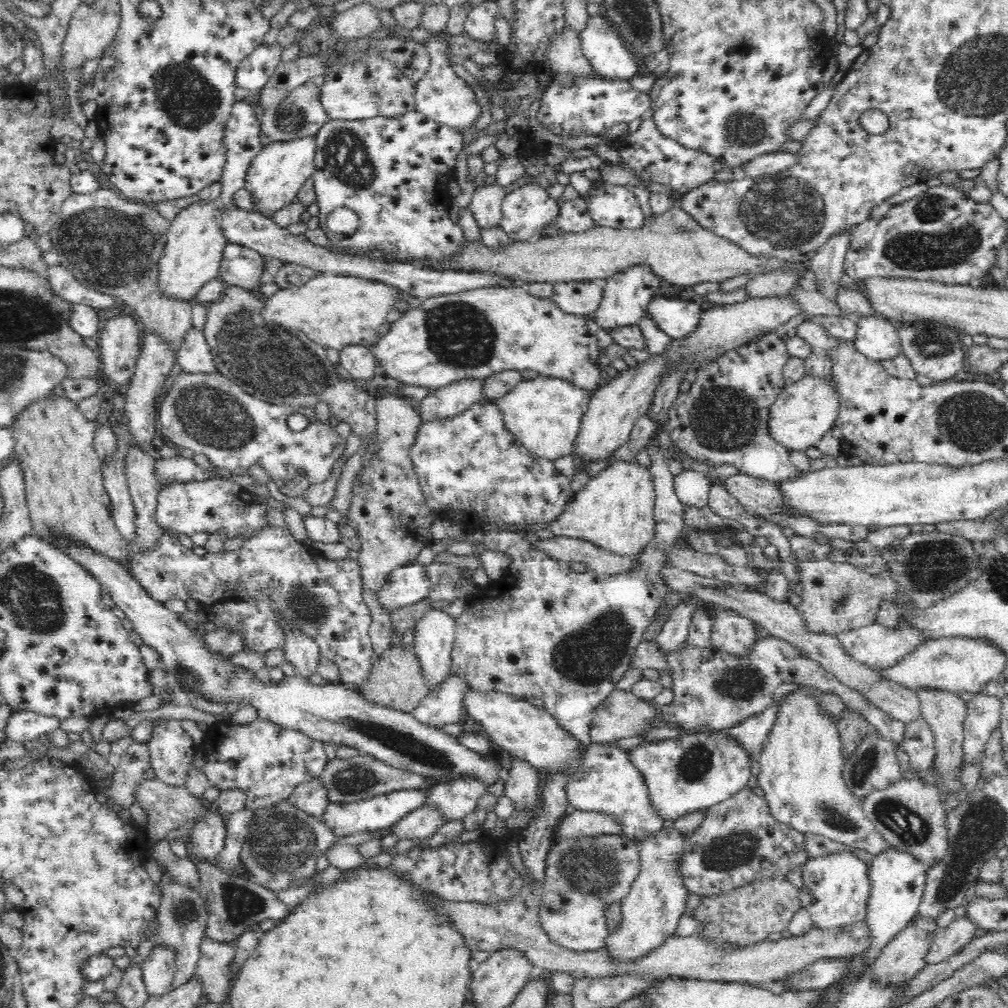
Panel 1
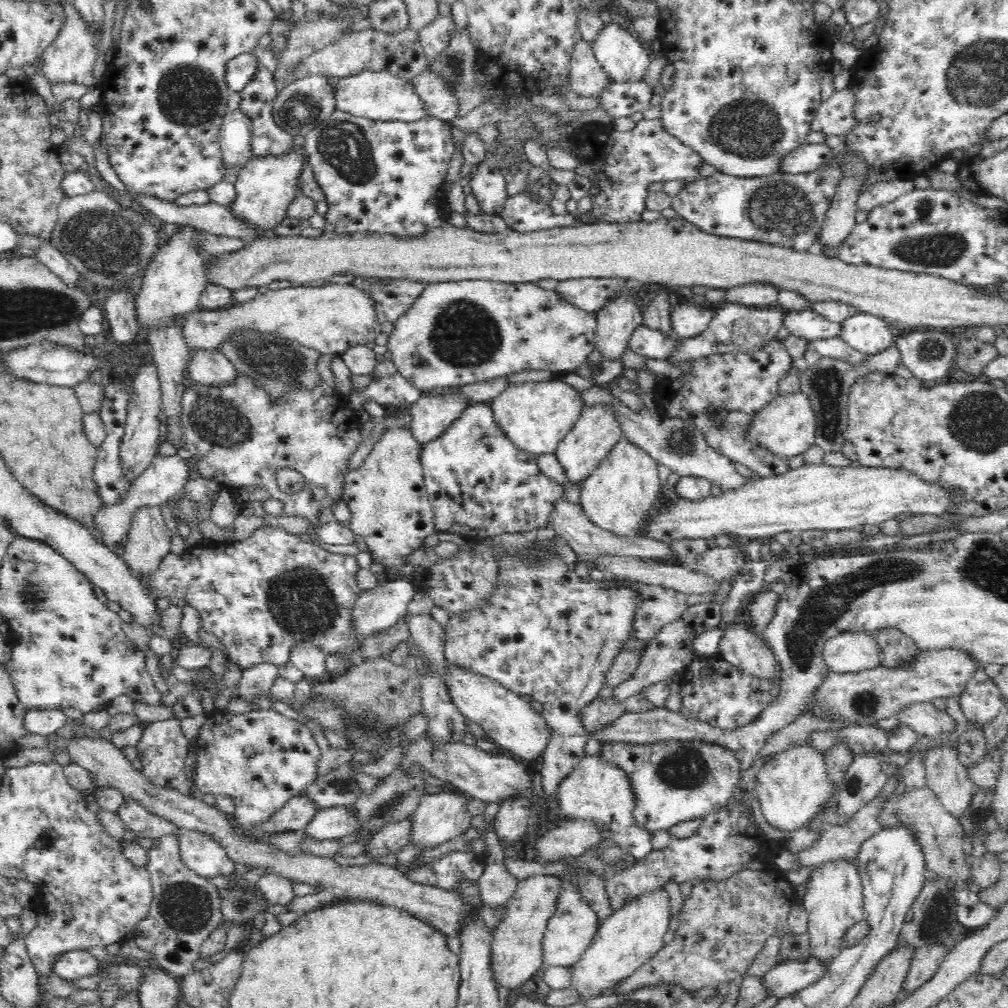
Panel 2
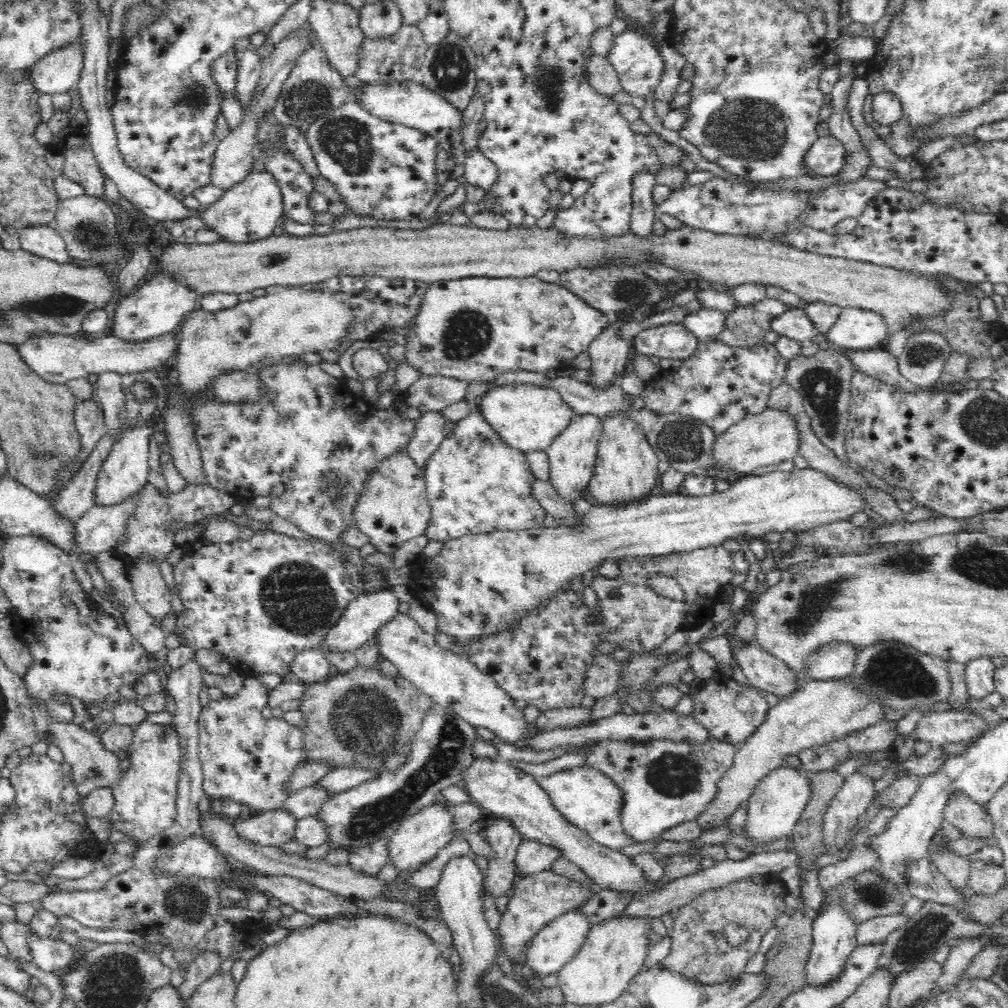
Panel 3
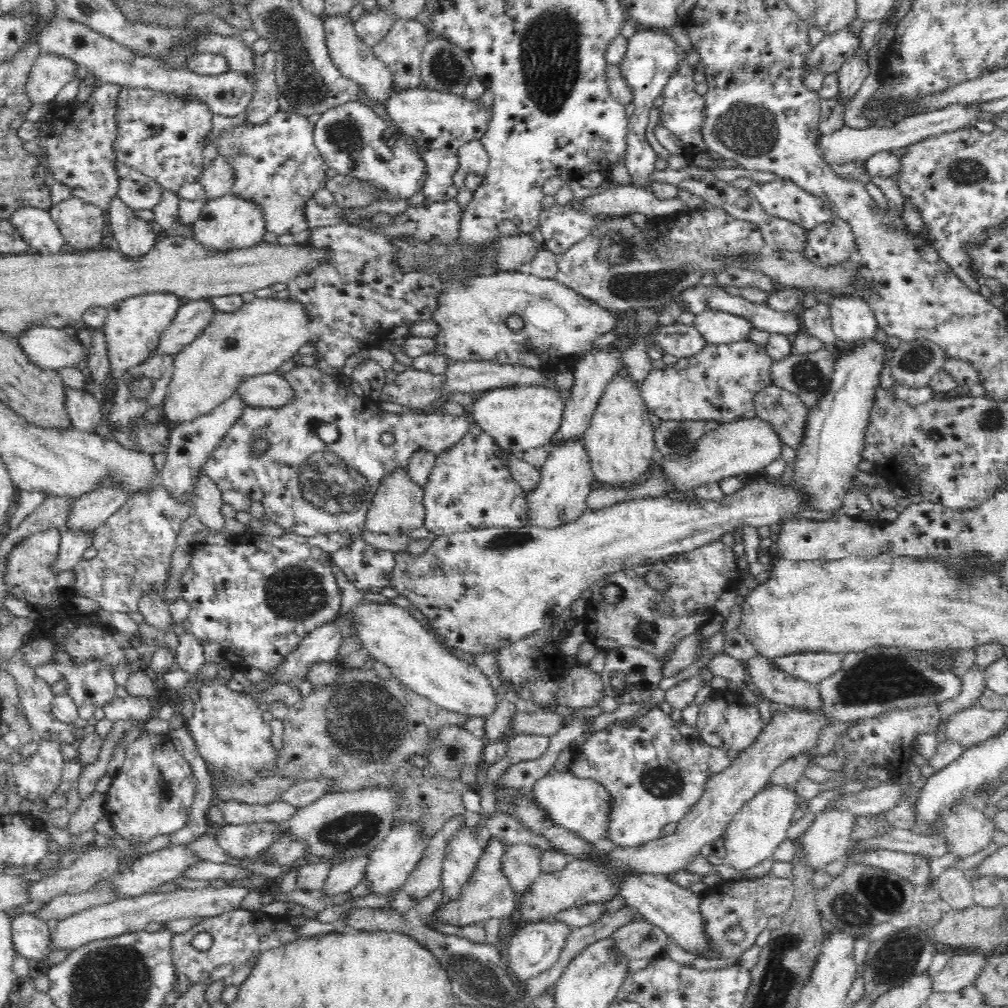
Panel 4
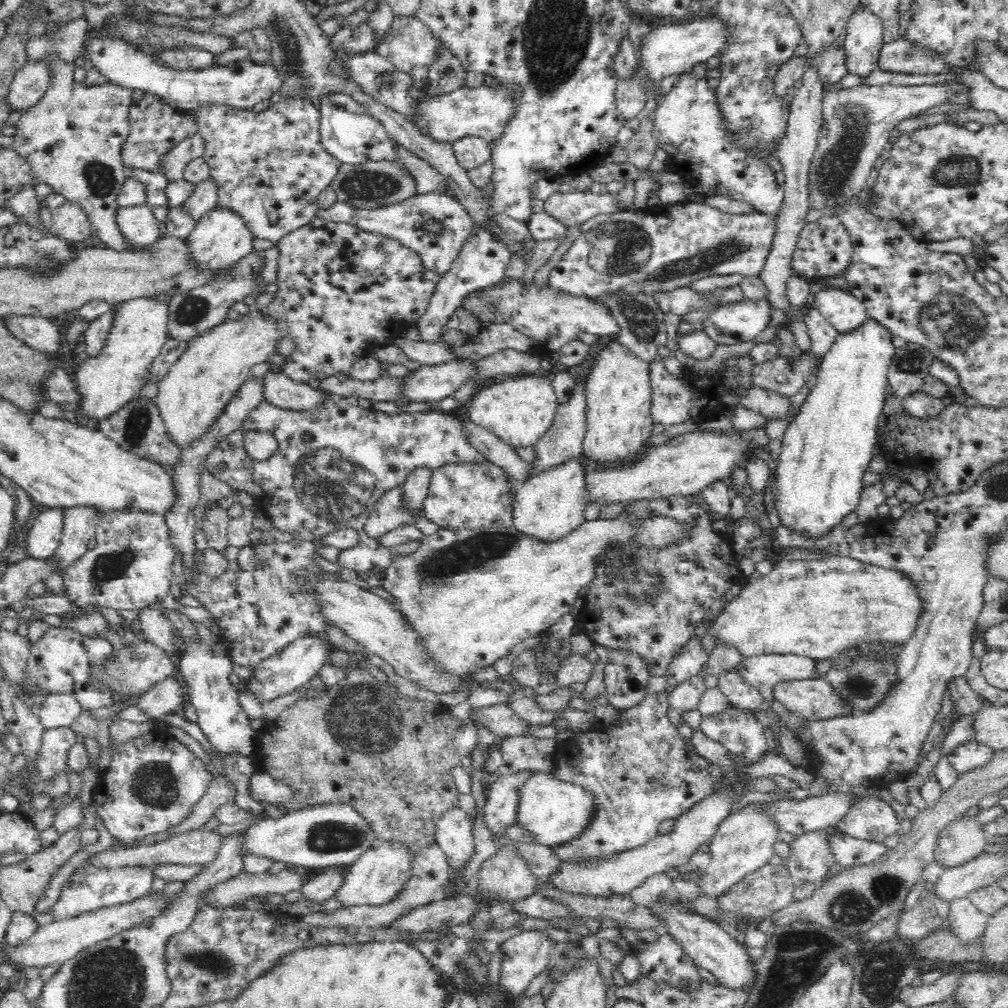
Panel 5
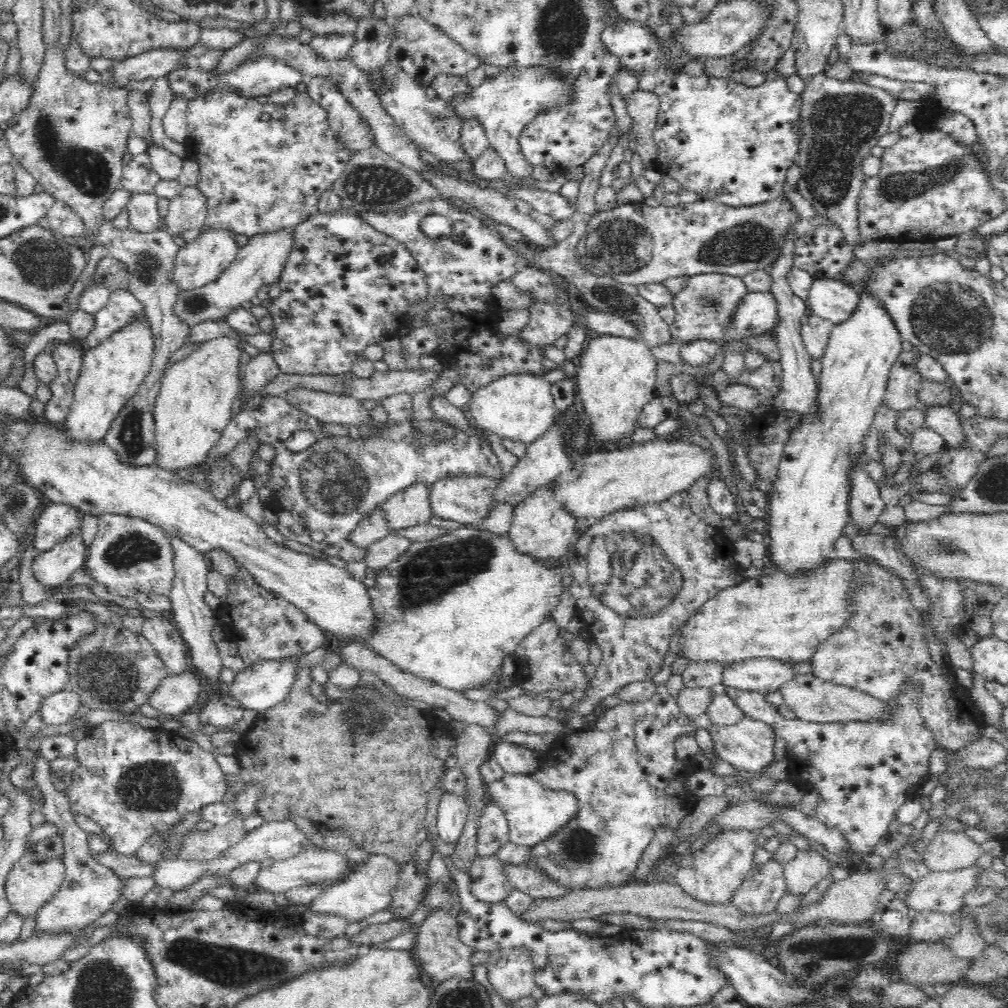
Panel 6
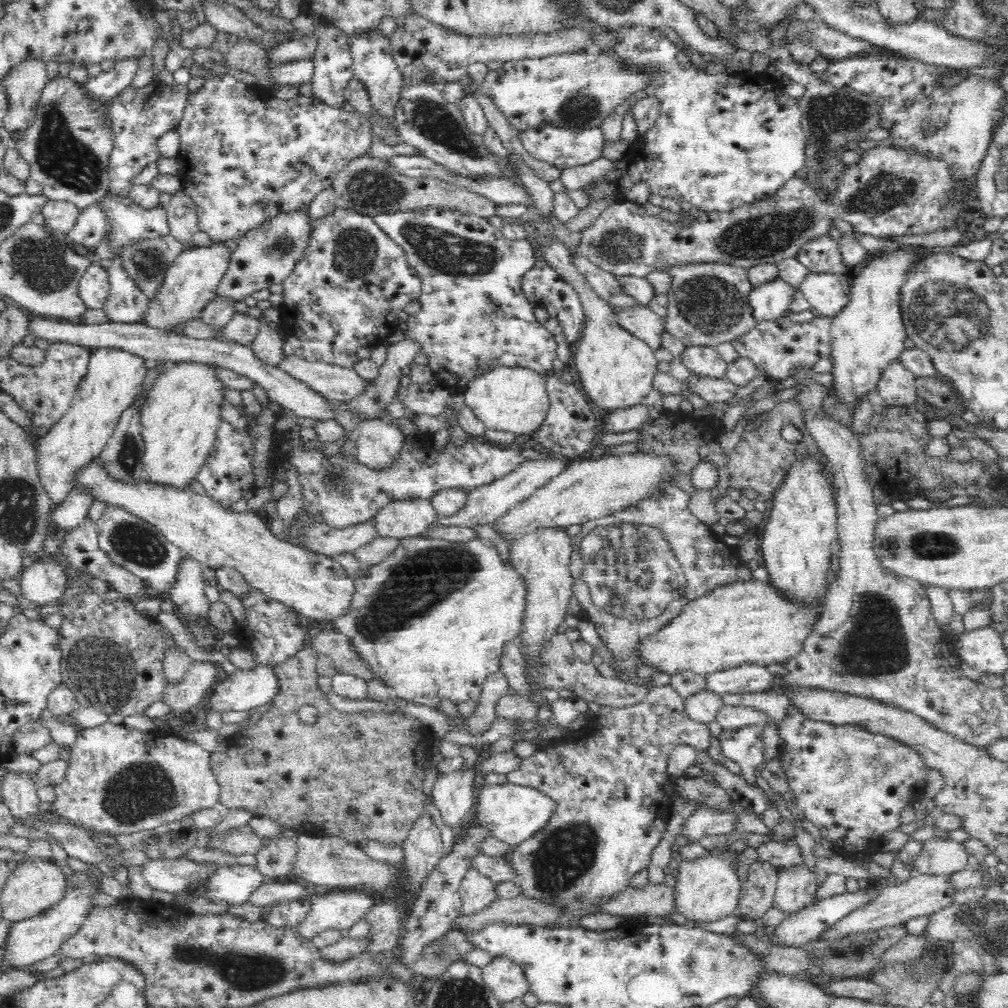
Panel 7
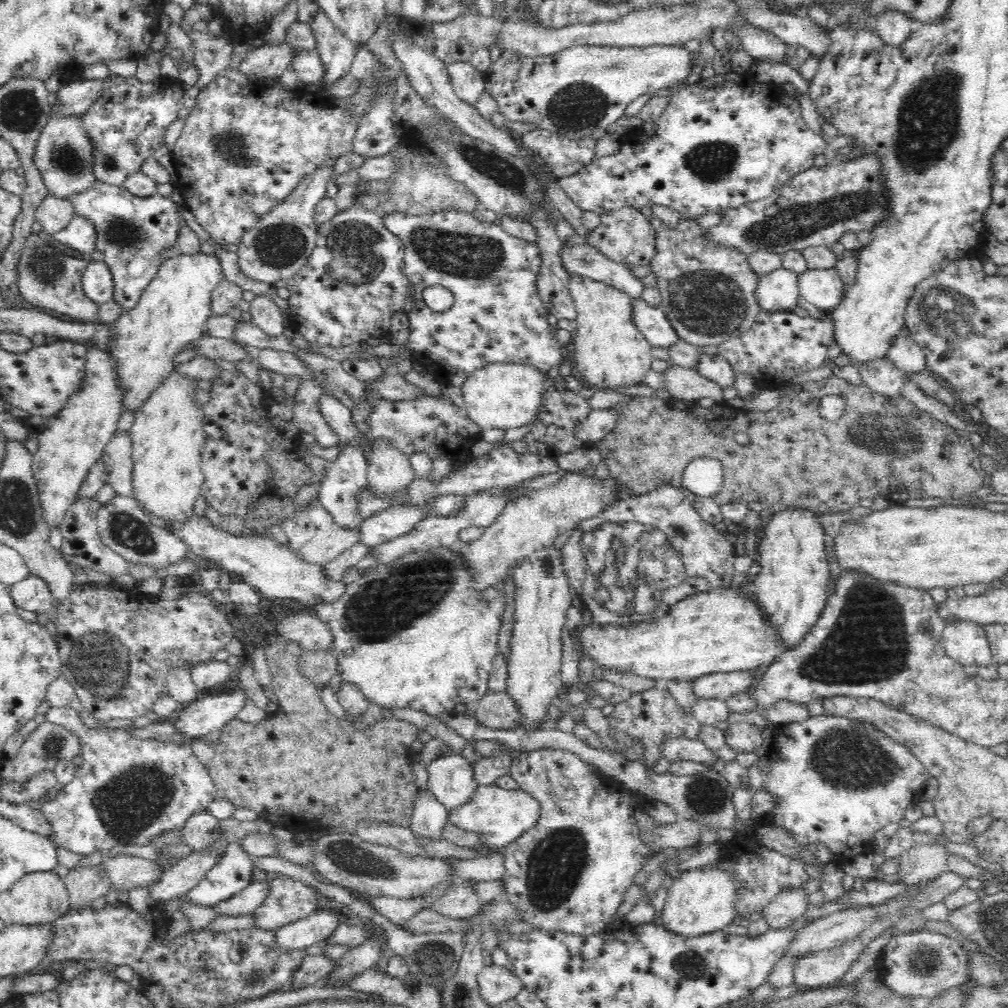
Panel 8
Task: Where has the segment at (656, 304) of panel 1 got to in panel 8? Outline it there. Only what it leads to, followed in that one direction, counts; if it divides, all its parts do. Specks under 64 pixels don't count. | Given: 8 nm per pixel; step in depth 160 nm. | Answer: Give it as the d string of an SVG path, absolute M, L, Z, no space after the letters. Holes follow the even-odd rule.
M782 266L759 276L757 285L758 301L762 309L786 311L797 306L799 296L799 274L794 269Z

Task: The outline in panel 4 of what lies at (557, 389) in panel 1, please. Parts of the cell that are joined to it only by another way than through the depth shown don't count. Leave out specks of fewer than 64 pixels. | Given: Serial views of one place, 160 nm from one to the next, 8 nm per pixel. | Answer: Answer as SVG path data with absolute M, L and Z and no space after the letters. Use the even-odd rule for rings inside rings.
M539 384L514 385L490 389L476 396L470 418L478 428L491 436L500 448L520 454L531 448L547 447L561 423L564 396L554 388Z

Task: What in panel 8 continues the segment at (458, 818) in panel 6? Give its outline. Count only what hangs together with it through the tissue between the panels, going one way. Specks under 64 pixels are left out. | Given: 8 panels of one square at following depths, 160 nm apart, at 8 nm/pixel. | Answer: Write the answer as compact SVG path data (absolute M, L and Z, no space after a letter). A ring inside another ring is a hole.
M462 753L438 754L427 767L429 774L427 788L446 805L448 812L464 804L476 792L477 786L474 762L464 758Z

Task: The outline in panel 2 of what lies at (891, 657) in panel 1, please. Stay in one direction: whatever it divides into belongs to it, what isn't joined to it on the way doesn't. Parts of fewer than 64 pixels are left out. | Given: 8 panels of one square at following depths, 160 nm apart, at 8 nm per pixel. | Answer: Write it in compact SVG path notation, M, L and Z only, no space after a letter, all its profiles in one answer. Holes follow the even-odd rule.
M846 632L824 643L822 667L838 674L865 671L879 665L880 655L874 635Z

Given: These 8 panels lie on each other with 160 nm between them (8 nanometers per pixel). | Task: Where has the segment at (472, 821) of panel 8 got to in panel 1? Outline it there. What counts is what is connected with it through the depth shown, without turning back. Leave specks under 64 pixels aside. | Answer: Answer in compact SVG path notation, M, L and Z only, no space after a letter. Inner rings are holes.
M613 743L590 744L582 762L566 785L566 792L575 810L613 816L621 828L621 835L634 841L639 847L644 840L663 829L664 820L656 816L651 807L642 775L630 763L627 751Z

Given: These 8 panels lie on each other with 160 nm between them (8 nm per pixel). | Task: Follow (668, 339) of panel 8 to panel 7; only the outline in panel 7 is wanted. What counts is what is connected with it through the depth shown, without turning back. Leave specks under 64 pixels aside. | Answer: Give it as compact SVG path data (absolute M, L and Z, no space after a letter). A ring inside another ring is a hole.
M638 303L621 308L617 311L617 321L630 333L650 345L656 350L662 347L662 334L665 329L665 319L652 312L648 305Z

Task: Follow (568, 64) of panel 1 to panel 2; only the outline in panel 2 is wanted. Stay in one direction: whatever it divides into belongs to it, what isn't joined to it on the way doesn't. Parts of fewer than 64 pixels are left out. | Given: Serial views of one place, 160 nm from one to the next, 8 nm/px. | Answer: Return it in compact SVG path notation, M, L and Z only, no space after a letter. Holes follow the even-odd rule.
M584 40L575 45L569 78L572 92L596 98L614 82L596 59L592 45Z

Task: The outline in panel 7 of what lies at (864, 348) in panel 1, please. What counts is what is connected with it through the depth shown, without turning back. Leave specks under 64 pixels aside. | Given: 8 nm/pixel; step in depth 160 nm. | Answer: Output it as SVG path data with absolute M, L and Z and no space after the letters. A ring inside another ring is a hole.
M809 273L798 290L811 304L811 310L816 315L836 316L850 300L851 274Z

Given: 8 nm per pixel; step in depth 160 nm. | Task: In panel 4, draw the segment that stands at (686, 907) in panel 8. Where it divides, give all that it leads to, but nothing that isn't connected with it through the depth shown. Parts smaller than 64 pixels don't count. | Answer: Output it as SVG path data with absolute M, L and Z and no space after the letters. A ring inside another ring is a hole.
M765 786L752 800L734 815L723 834L726 858L724 863L738 872L758 866L762 860L772 857L782 840L786 840L786 830L791 824L792 816L798 808L796 791L779 786Z

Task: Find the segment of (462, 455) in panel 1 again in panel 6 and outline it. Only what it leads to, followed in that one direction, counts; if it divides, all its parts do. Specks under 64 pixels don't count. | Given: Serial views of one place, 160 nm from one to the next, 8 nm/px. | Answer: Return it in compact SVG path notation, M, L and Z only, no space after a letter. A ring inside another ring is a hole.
M447 477L430 487L430 503L433 516L456 523L480 524L496 507L494 503L494 490L498 481L495 479L482 479L482 477Z

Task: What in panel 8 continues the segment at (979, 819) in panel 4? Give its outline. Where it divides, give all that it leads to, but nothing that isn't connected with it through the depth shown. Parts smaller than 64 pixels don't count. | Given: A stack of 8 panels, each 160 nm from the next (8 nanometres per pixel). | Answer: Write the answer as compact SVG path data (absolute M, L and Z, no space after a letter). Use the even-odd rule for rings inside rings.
M916 844L897 856L898 880L907 885L918 885L922 881L933 880L948 870L947 858L947 850L940 844Z

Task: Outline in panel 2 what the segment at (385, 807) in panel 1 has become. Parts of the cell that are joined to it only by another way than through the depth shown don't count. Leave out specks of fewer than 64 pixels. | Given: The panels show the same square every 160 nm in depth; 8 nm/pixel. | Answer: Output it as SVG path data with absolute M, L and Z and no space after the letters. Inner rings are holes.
M349 807L322 808L306 825L305 836L314 840L339 840L352 834L357 822Z

